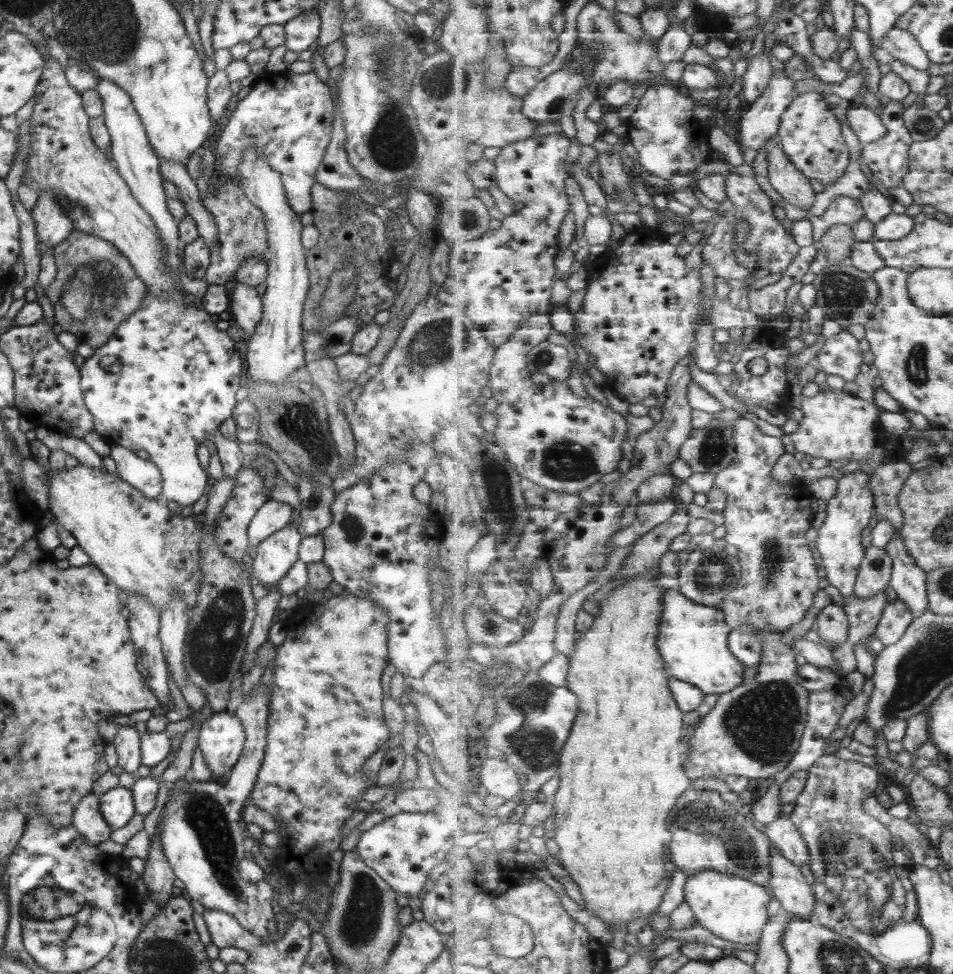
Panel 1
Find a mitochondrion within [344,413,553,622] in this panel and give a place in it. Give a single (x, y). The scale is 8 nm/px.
(500, 495)

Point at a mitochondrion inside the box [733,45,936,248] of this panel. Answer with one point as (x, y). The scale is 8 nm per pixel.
(925, 124)

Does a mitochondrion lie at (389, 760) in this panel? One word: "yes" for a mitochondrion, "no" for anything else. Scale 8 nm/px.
no

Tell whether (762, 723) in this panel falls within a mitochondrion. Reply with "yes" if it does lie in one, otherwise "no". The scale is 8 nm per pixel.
yes

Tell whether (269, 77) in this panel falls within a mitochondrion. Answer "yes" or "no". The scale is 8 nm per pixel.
no

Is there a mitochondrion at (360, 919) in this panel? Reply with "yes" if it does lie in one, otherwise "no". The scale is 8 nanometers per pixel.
yes

